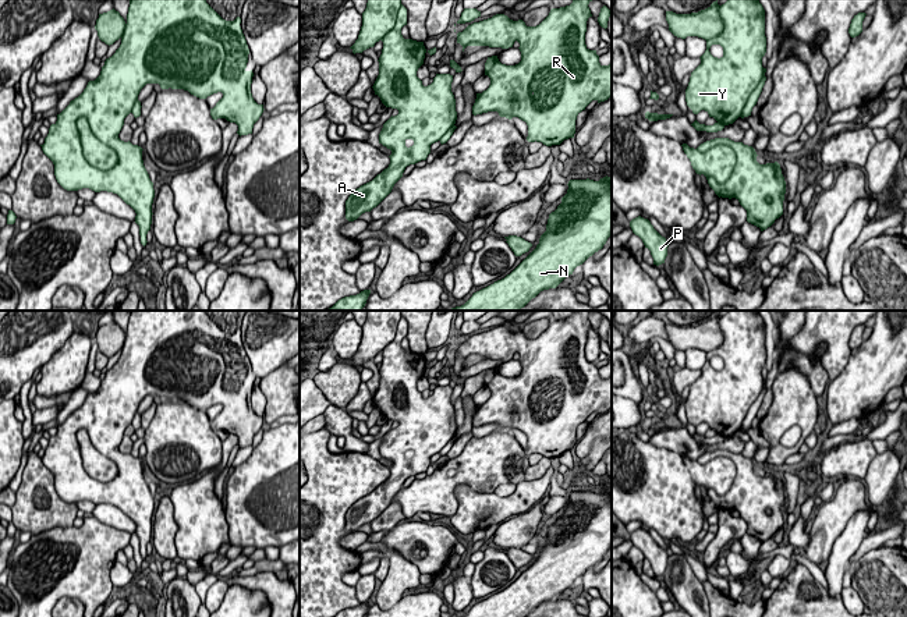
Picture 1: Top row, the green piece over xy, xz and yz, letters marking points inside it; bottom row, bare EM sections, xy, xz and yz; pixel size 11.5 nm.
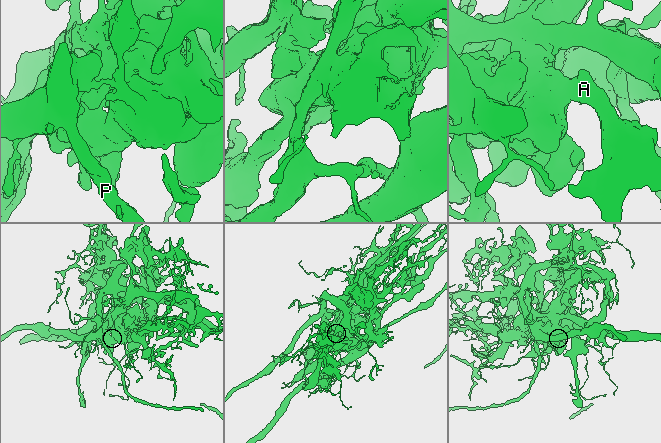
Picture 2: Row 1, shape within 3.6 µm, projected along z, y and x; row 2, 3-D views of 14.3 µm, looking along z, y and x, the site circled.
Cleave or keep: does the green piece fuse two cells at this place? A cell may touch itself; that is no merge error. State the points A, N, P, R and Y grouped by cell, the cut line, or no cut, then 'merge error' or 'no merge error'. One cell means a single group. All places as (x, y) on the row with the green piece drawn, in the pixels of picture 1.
A N R Y / P | yz (764, 68), (764, 75), (750, 95), (740, 116) | merge error

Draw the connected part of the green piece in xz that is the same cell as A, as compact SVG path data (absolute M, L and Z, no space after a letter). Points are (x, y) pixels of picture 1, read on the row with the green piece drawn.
M401 4L394 28L382 39L379 75L372 86L386 107L398 110L379 134L379 143L392 150L390 164L348 196L348 221L376 208L403 177L405 167L426 160L431 145L440 141L457 120L453 75L436 74L431 85L422 85L417 71L424 64L426 49L424 42L403 38L404 25L407 8Z

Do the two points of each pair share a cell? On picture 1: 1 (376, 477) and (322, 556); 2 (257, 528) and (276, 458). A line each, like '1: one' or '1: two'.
1: one
2: one

